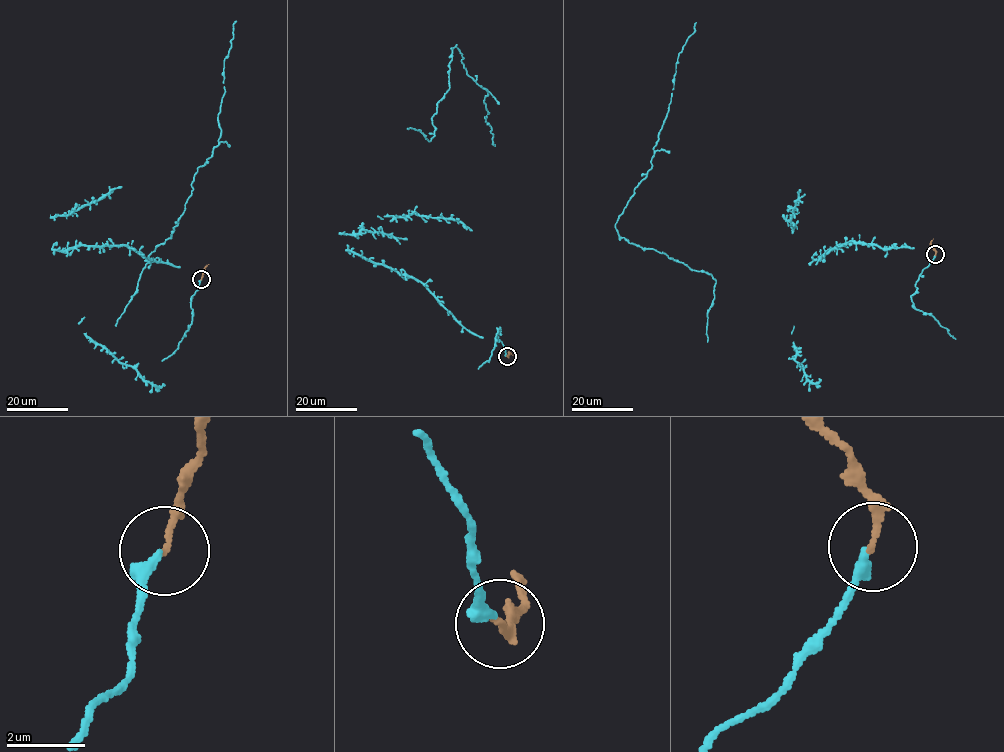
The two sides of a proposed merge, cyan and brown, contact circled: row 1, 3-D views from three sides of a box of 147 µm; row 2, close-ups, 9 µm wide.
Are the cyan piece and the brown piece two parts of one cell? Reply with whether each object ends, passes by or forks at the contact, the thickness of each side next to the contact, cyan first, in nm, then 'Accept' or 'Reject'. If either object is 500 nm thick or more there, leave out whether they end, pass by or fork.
At the ring cyan ends. At the ring brown ends. Thickness 320 nm (cyan) against 160 nm. Accept

